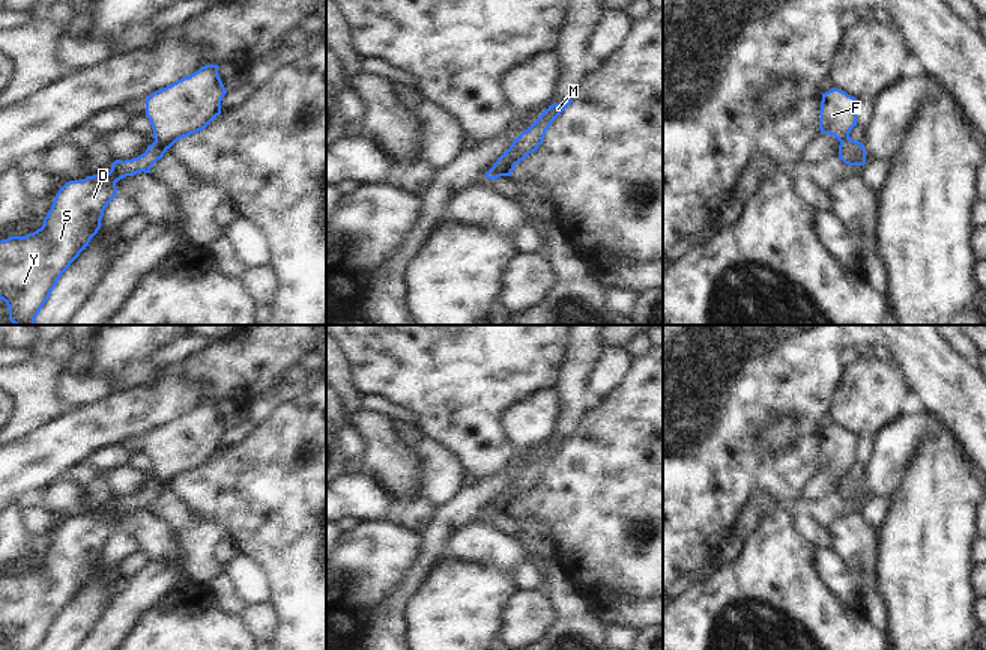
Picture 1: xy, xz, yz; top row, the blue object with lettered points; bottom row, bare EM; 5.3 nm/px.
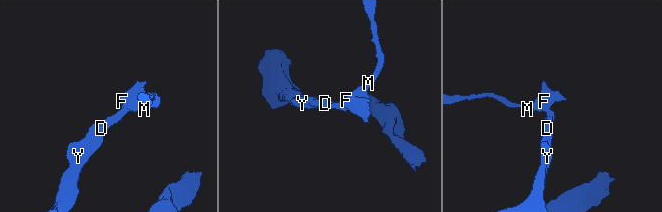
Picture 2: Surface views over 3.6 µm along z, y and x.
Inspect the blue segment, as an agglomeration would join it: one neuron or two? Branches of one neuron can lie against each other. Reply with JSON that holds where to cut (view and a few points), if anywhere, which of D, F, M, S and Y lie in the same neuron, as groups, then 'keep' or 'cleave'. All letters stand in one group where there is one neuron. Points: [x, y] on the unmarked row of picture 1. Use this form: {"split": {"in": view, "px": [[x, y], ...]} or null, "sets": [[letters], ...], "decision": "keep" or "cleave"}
{"split": {"in": "xy", "px": [[155, 476], [167, 485]]}, "sets": [["D", "S", "Y"], ["F", "M"]], "decision": "cleave"}

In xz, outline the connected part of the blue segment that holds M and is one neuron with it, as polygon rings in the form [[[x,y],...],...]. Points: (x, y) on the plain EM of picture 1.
[[[565,436],[559,441],[549,442],[540,454],[525,466],[513,481],[505,488],[504,492],[498,495],[493,504],[501,510],[501,513],[511,513],[514,504],[523,498],[529,491],[535,489],[543,480],[546,468],[552,459],[573,439],[573,436]]]

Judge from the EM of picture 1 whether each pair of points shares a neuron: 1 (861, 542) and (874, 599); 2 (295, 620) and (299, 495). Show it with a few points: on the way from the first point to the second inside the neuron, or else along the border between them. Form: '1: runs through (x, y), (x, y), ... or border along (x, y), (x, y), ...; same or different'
1: runs through (861, 555), (869, 586); same
2: runs through (298, 589), (299, 527); same

